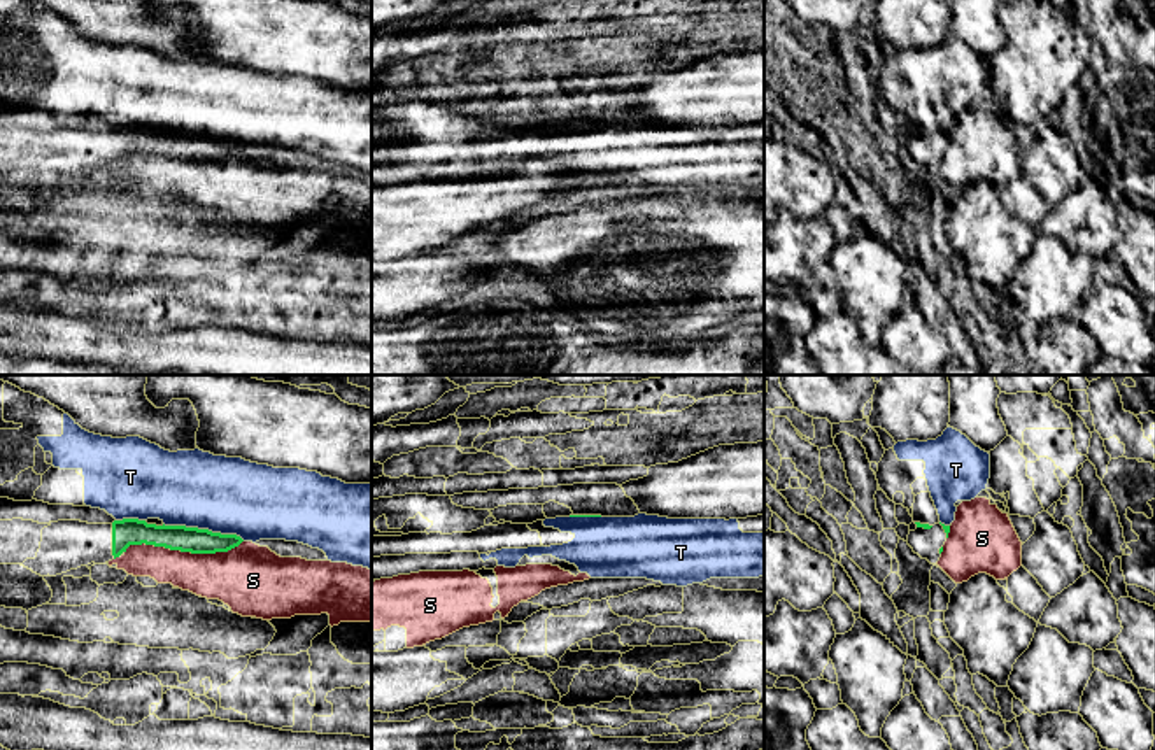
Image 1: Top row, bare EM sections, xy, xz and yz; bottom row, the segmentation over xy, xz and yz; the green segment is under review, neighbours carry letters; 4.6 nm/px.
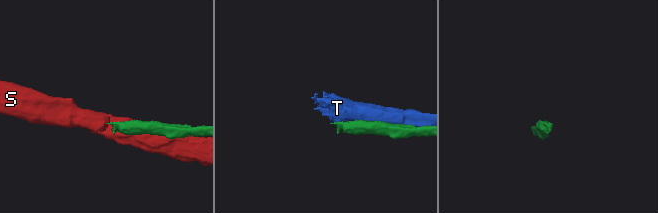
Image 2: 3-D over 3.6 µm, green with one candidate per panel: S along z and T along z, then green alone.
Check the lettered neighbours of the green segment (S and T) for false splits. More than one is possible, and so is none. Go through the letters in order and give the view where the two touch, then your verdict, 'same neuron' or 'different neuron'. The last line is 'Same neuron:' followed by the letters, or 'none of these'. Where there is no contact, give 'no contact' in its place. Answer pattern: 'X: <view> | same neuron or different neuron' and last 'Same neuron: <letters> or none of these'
S: xy | different neuron
T: xy | different neuron
Same neuron: none of these

